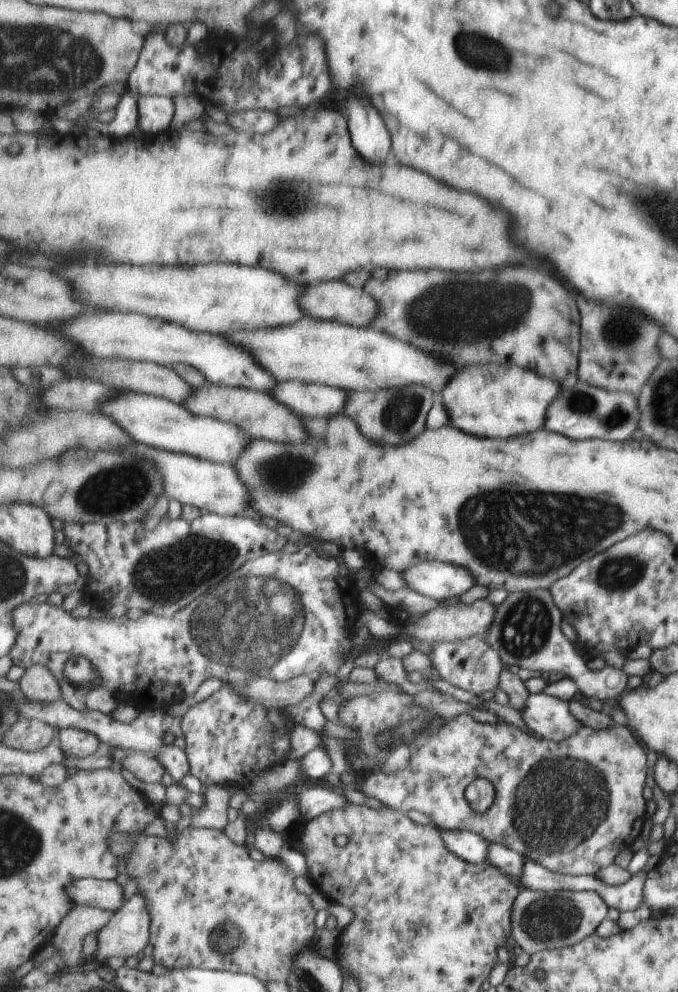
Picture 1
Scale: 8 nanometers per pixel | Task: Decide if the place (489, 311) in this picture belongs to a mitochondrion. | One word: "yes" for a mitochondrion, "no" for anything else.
yes

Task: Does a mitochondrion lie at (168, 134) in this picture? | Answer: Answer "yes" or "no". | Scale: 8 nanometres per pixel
no

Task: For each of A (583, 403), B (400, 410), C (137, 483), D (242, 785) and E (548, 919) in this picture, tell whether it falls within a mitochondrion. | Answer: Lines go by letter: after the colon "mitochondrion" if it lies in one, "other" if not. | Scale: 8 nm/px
A: mitochondrion
B: mitochondrion
C: mitochondrion
D: other
E: mitochondrion

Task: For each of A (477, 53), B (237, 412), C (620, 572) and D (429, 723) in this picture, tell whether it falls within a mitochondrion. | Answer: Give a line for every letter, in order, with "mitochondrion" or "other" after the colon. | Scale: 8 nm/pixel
A: mitochondrion
B: other
C: mitochondrion
D: mitochondrion

